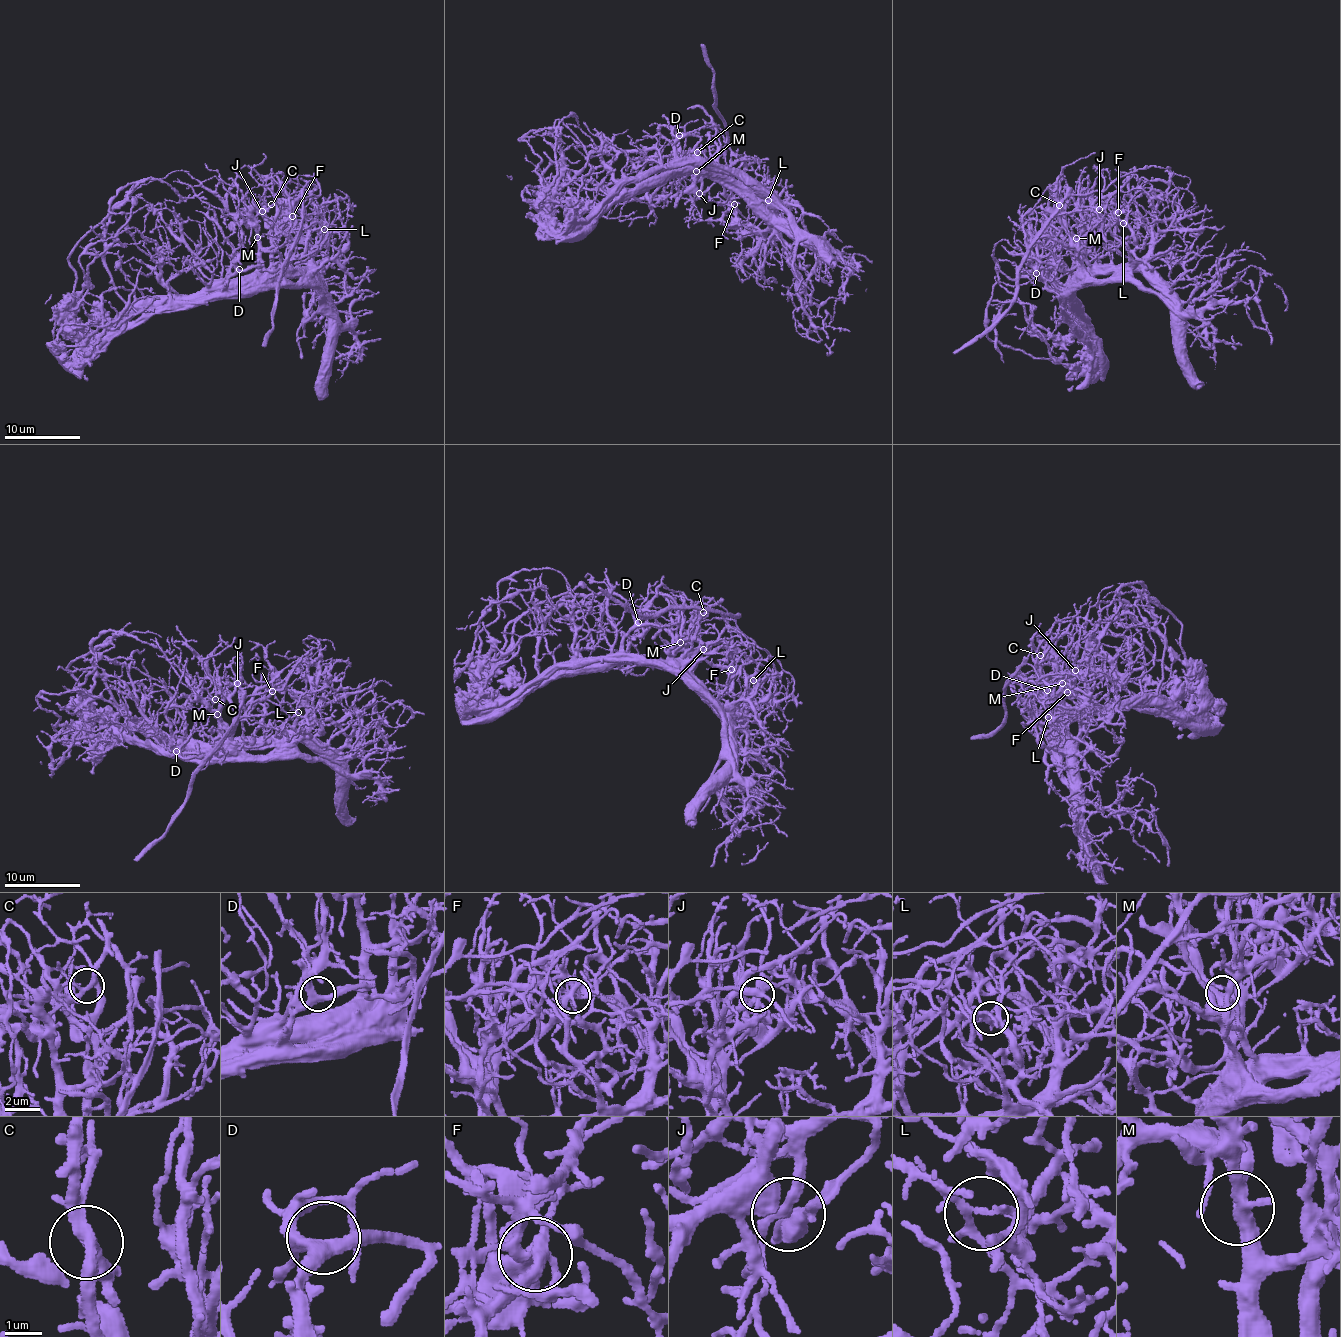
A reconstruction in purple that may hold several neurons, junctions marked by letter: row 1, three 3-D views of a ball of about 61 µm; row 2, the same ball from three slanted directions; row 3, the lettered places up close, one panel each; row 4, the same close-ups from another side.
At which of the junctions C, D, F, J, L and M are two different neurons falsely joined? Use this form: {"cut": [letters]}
{"cut": ["F", "L"]}

